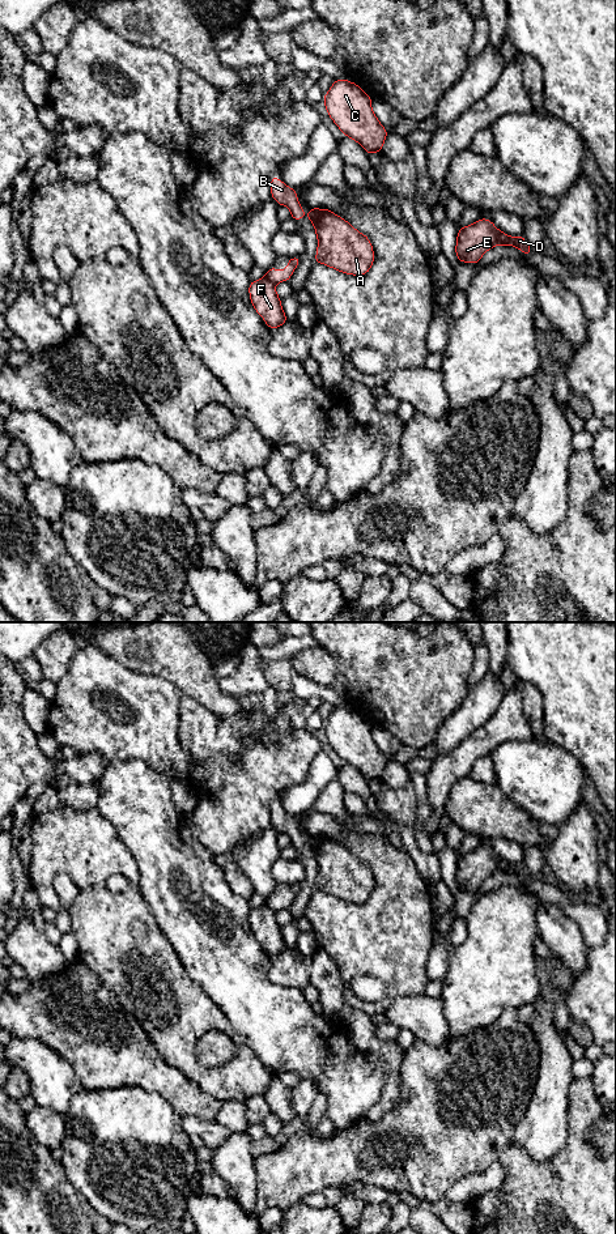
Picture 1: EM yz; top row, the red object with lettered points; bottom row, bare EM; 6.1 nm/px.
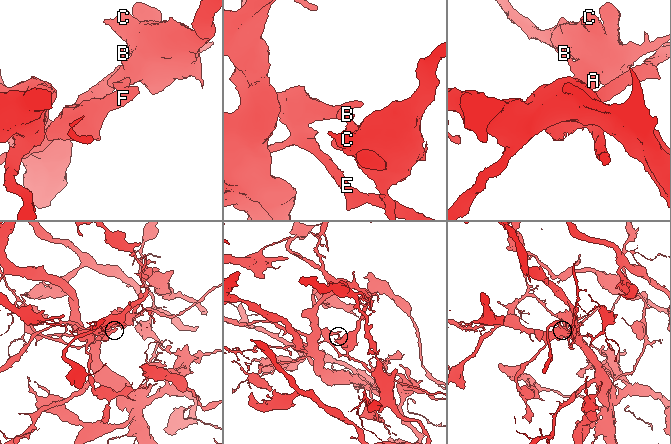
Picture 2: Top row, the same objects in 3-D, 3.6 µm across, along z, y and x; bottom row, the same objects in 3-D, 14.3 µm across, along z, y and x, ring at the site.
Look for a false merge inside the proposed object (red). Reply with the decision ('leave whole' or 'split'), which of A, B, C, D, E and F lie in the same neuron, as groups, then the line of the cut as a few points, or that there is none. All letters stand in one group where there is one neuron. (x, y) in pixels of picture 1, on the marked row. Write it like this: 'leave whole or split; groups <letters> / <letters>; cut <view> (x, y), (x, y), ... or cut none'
split; groups A B C / D E F; cut yz (264, 276), (273, 284)

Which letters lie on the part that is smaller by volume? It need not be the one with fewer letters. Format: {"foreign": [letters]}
{"foreign": ["D", "E", "F"]}

